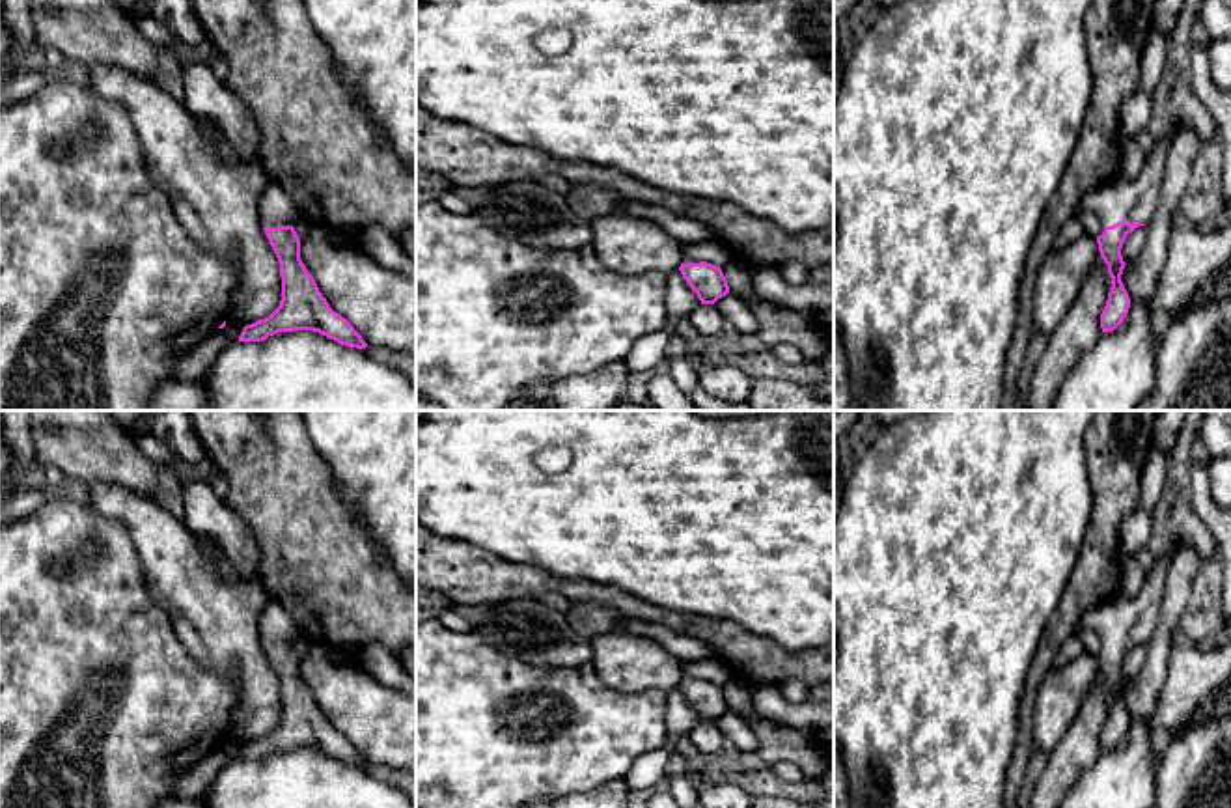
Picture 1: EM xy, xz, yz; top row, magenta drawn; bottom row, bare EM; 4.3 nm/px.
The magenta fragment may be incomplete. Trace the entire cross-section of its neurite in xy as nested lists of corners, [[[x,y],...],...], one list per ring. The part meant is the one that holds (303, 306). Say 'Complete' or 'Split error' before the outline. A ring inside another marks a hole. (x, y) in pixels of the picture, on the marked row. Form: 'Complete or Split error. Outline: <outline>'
Split error. Outline: [[[269,181],[259,196],[259,220],[282,276],[280,306],[265,319],[246,325],[239,341],[263,341],[278,332],[313,330],[341,345],[366,349],[354,327],[330,308],[300,259],[295,224],[302,218],[291,196]]]

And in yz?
Split error. Outline: [[[1169,136],[1156,140],[1155,151],[1145,159],[1145,166],[1136,179],[1117,179],[1087,194],[1082,202],[1082,207],[1100,220],[1097,243],[1112,278],[1108,300],[1100,313],[1102,332],[1115,330],[1128,313],[1130,297],[1121,282],[1127,263],[1121,248],[1127,235],[1149,224],[1160,207],[1169,144]]]

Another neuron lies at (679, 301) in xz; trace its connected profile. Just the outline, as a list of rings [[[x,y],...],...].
[[[681,271],[666,274],[666,327],[677,328],[683,317],[688,317],[692,310],[701,304],[698,295],[683,278]]]

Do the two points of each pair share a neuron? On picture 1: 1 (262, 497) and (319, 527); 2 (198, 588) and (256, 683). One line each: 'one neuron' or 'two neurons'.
1: one neuron
2: one neuron

